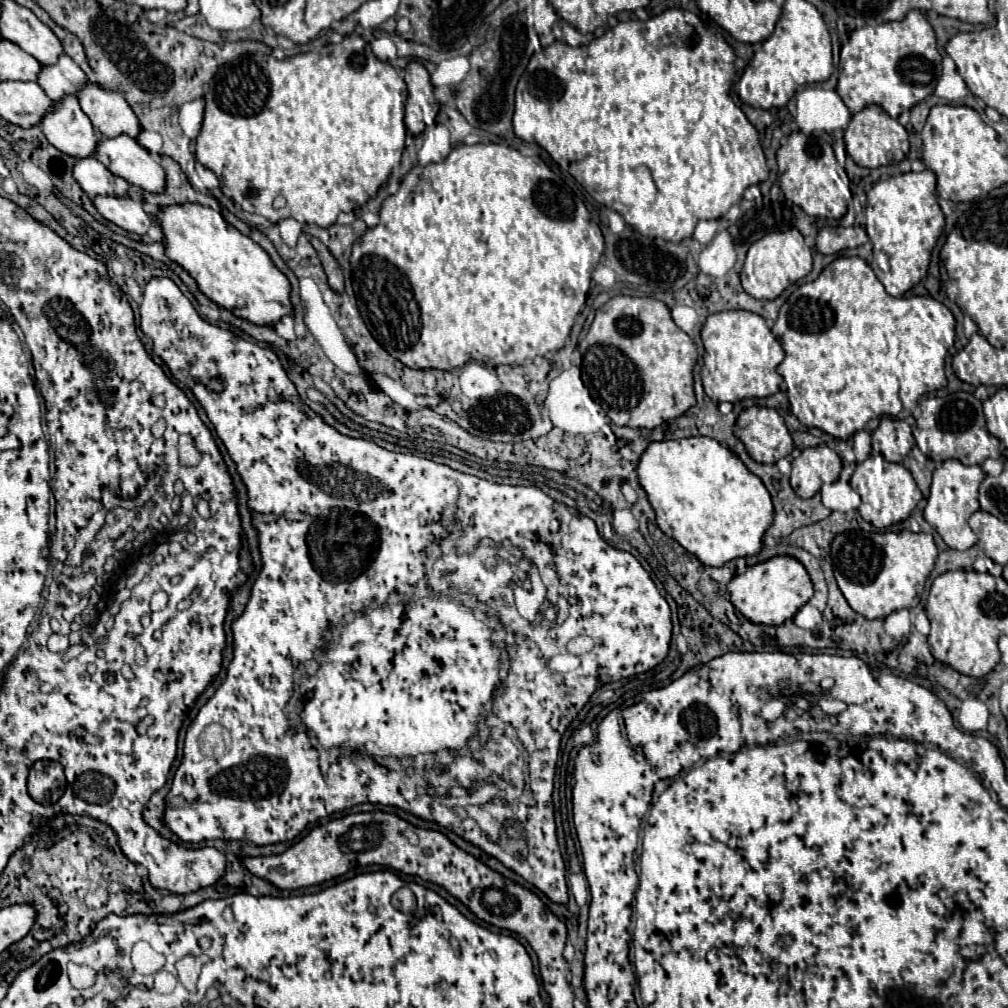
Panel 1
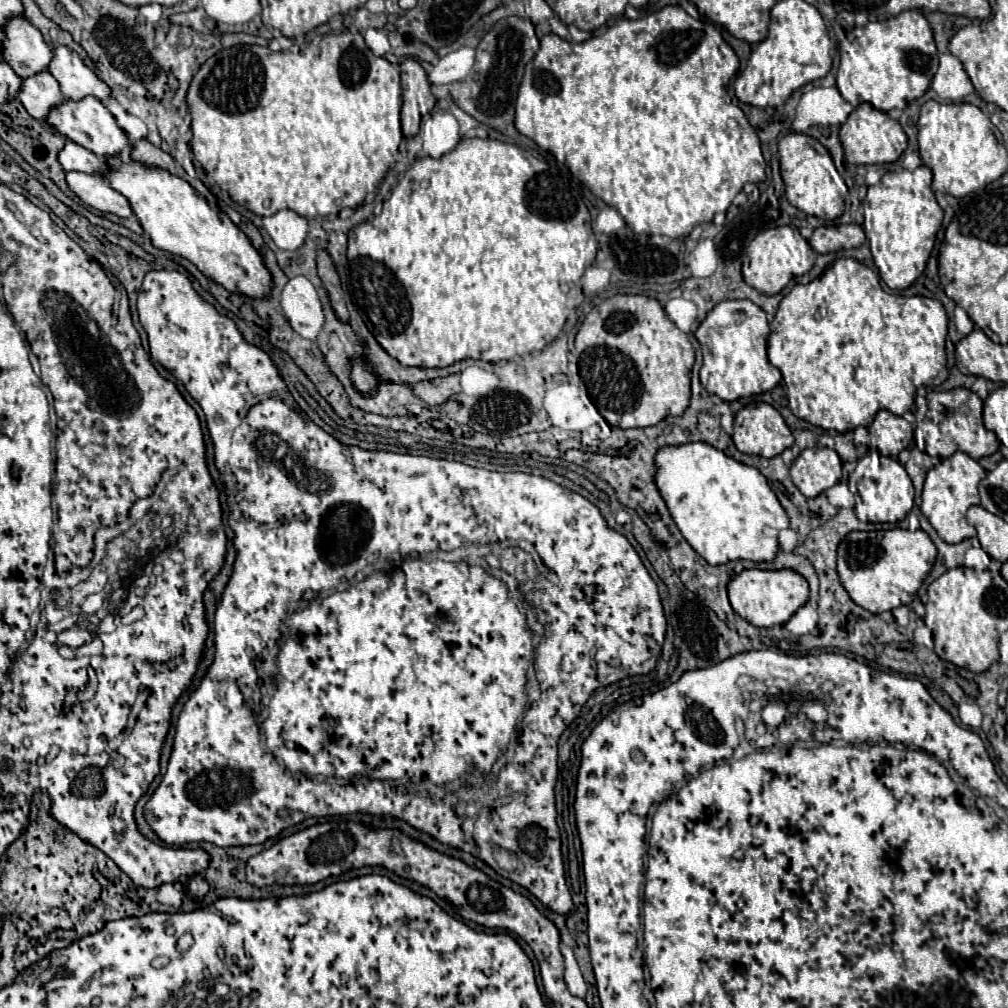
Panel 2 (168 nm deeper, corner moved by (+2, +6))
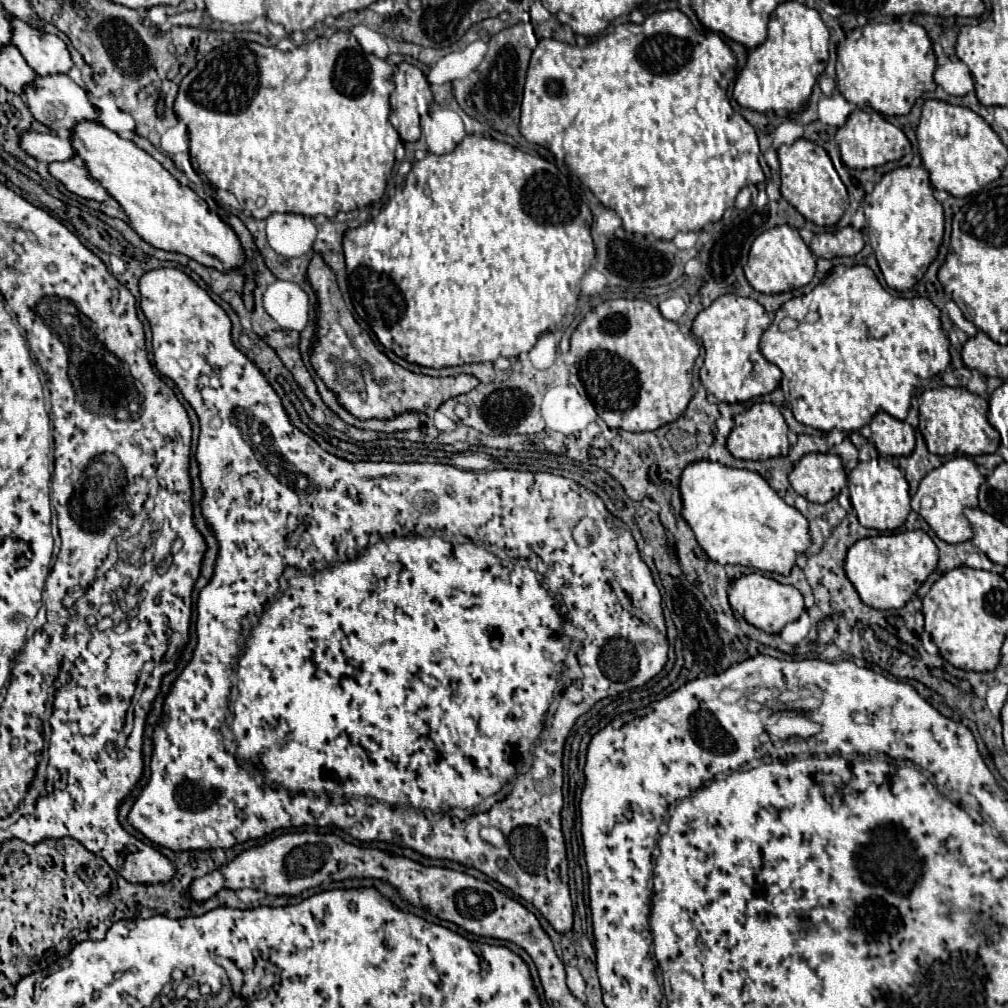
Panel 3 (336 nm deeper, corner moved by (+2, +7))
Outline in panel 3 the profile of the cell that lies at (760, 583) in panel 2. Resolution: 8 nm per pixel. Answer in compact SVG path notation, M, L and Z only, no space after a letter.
M749 573L739 577L729 589L729 603L737 613L745 617L747 623L765 633L781 633L787 623L799 619L799 615L805 611L803 595L799 593L799 589L795 589L793 585L777 583L775 579L769 579L761 573Z

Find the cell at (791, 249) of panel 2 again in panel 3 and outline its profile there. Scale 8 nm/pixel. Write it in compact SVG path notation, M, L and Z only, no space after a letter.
M789 225L773 227L761 233L749 251L749 261L745 267L745 277L749 285L759 293L783 293L789 289L799 289L807 285L815 275L815 259L811 249L801 239L799 231Z

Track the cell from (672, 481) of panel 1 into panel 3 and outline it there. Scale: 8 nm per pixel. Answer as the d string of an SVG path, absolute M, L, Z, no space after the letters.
M693 461L681 473L681 515L709 559L787 575L797 553L809 547L807 519L787 505L755 471L735 469L719 461Z

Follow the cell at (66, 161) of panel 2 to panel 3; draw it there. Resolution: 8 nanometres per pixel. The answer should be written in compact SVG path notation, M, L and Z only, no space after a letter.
M25 133L21 137L21 147L35 157L37 161L43 163L53 163L53 161L69 161L73 159L73 143L69 137L59 137L59 135L43 135L43 133Z

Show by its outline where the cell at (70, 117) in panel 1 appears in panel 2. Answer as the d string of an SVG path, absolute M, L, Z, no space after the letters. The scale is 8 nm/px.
M37 72L37 76L27 76L21 80L21 92L17 94L25 110L45 124L45 116L57 104L65 100L63 92L59 90L57 80L49 72Z

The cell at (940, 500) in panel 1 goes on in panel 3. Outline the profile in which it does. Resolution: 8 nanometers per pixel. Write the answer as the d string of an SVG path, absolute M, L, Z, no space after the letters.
M953 457L923 477L923 481L919 483L919 489L911 501L911 507L915 513L919 513L929 523L929 527L945 543L969 541L973 537L973 531L971 531L967 517L963 515L963 509L977 507L977 491L983 481L985 481L985 477L981 475L981 471L973 463L973 459Z

